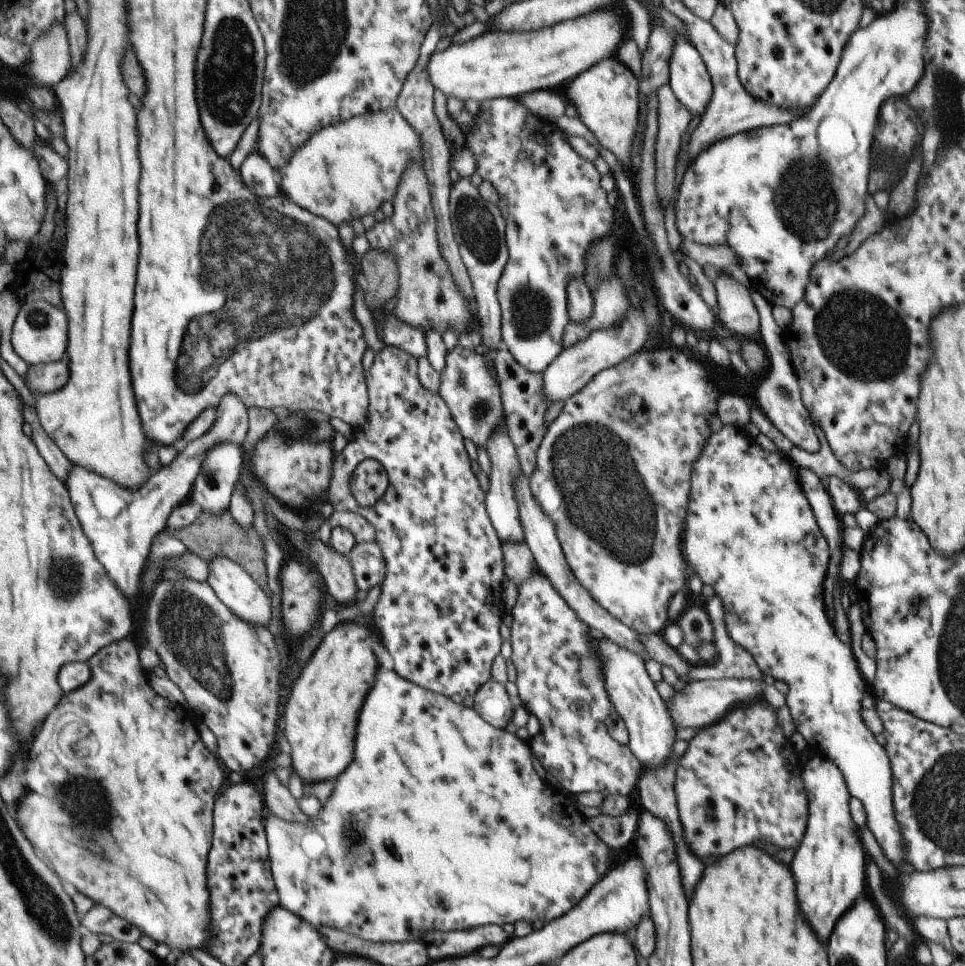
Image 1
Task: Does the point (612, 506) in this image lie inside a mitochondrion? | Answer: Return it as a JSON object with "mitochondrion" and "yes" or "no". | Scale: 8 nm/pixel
{"mitochondrion":"yes"}

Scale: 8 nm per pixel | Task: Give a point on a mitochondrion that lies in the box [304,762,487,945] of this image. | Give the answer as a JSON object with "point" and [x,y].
{"point":[354,835]}

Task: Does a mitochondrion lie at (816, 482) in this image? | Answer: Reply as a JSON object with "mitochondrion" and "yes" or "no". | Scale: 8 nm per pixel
{"mitochondrion":"no"}

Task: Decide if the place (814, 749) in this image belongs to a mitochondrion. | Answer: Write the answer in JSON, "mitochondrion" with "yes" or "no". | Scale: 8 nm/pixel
{"mitochondrion":"no"}

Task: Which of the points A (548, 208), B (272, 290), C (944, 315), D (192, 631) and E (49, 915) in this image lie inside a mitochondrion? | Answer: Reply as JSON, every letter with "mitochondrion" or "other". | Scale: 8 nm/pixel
{"A":"other","B":"mitochondrion","C":"other","D":"mitochondrion","E":"mitochondrion"}

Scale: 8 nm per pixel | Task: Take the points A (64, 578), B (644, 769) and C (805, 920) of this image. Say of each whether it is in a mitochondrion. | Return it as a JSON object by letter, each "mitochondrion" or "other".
{"A":"mitochondrion","B":"other","C":"other"}

